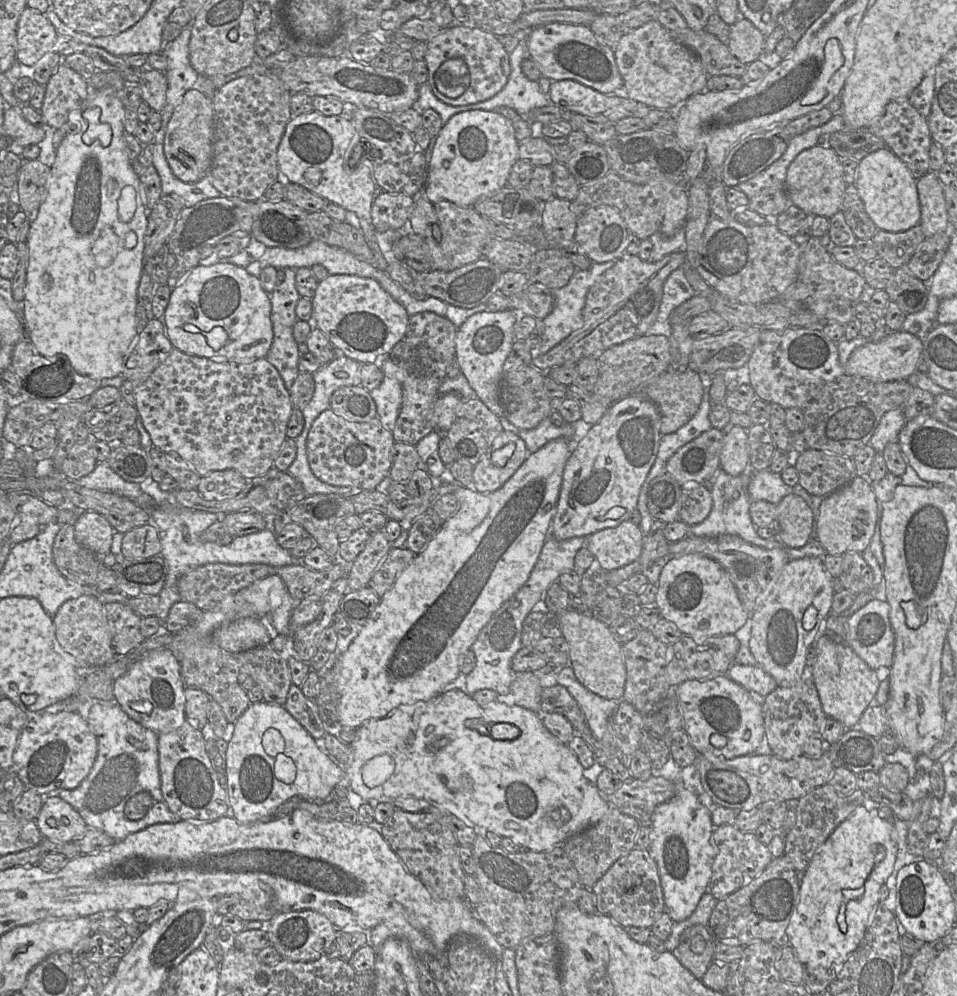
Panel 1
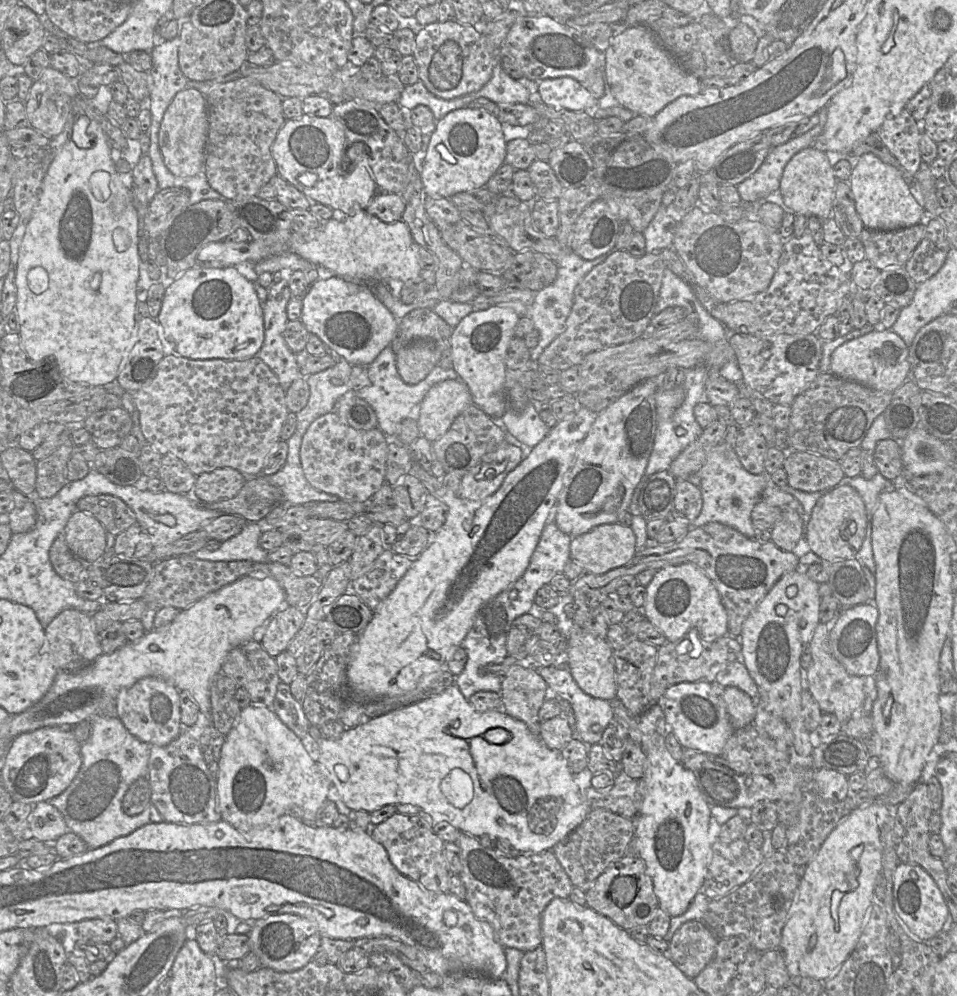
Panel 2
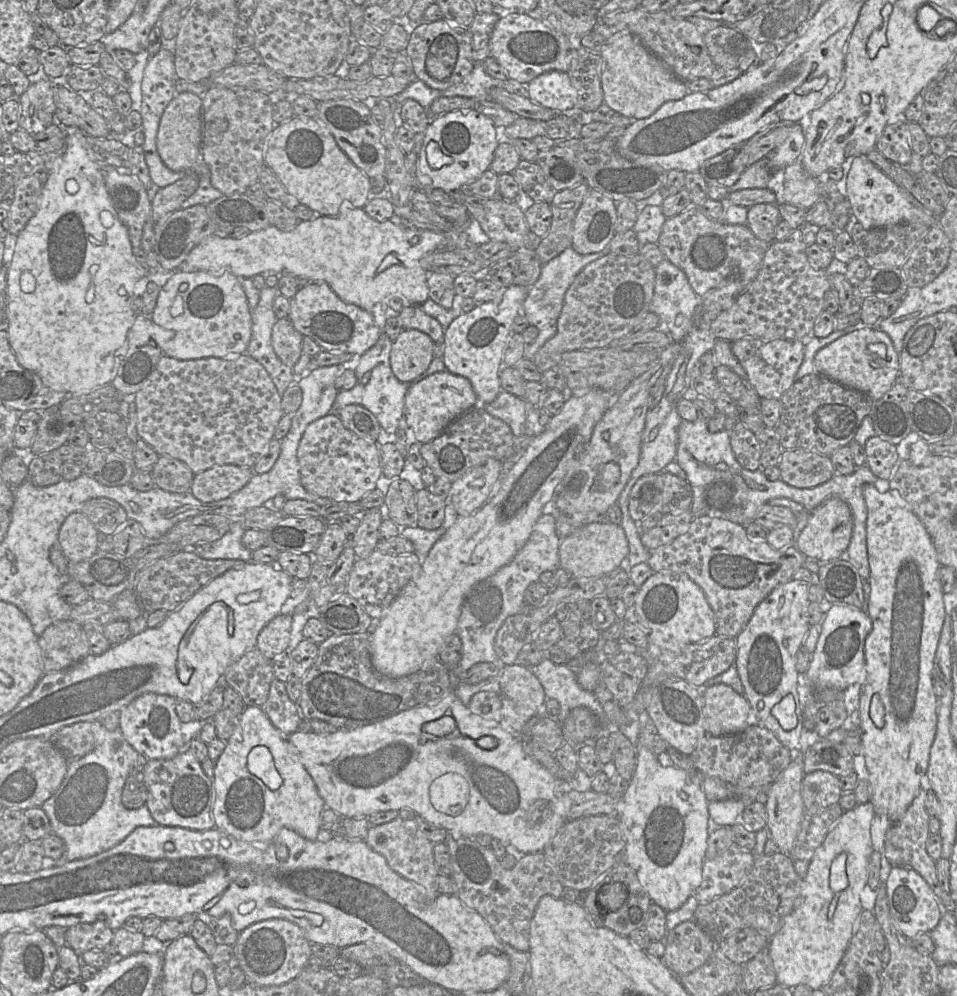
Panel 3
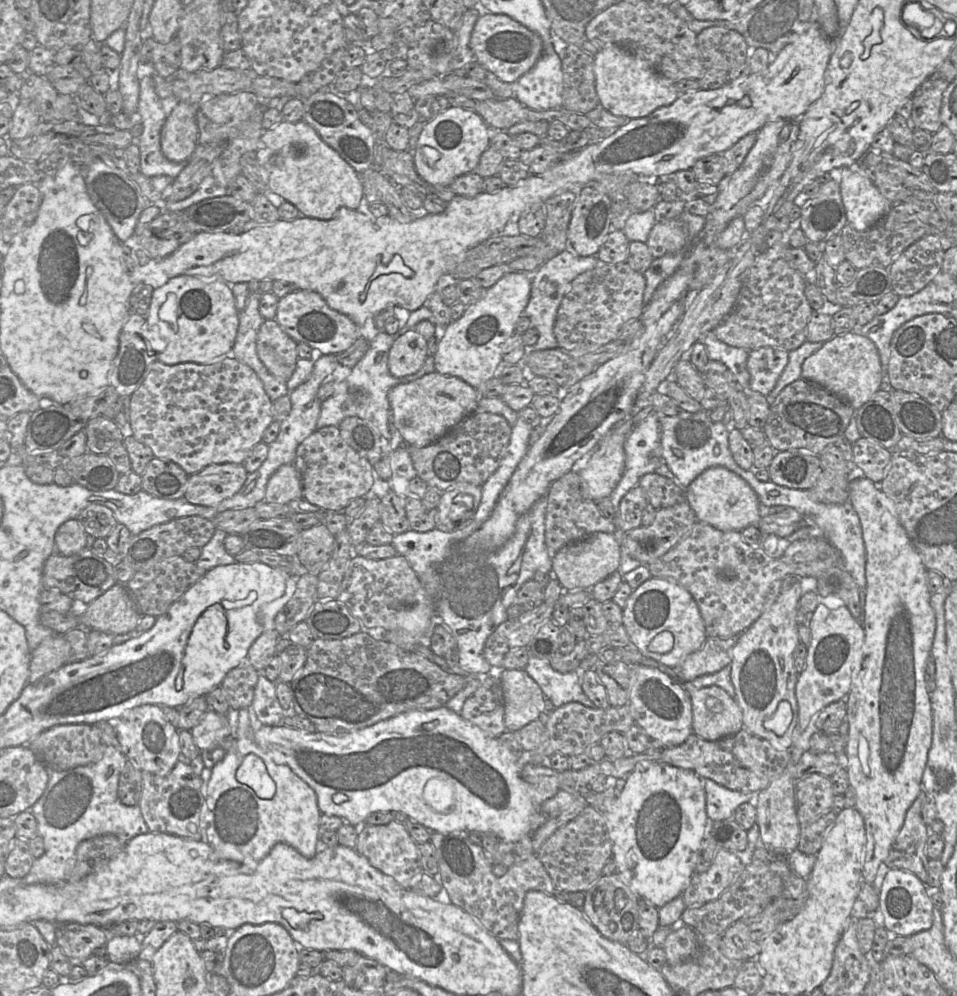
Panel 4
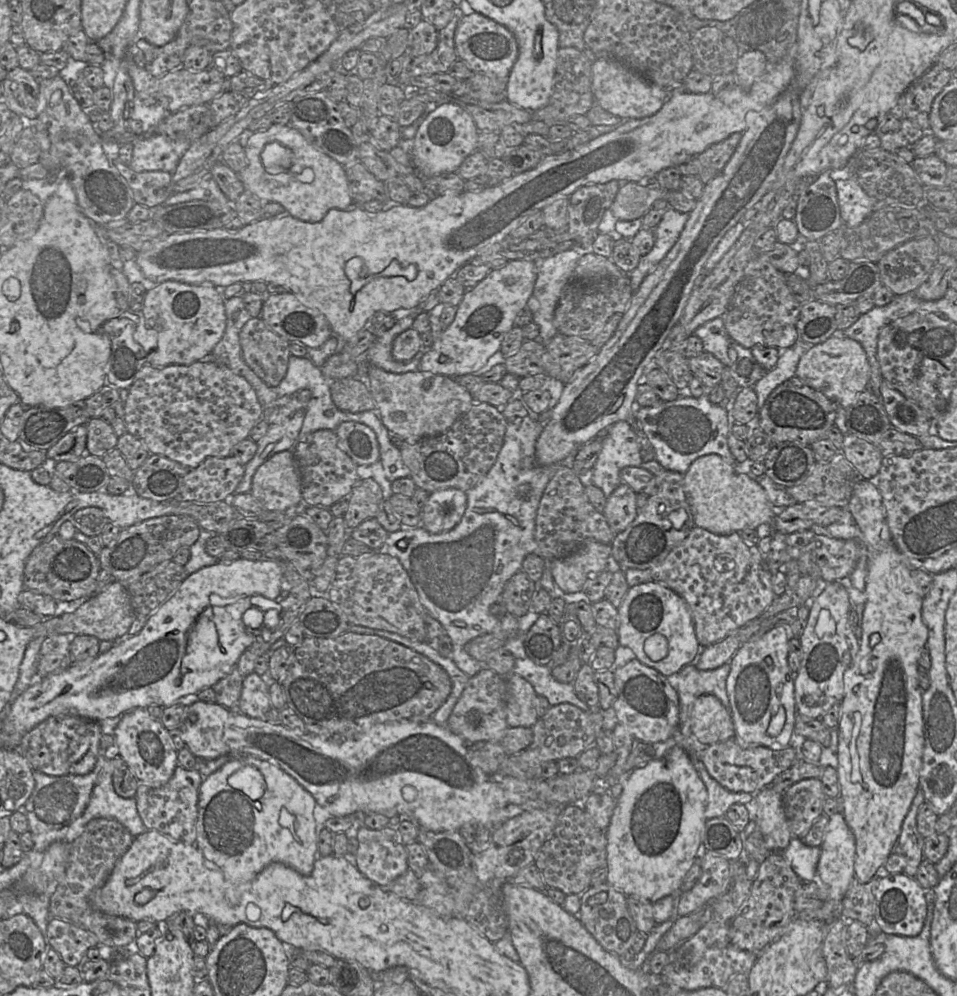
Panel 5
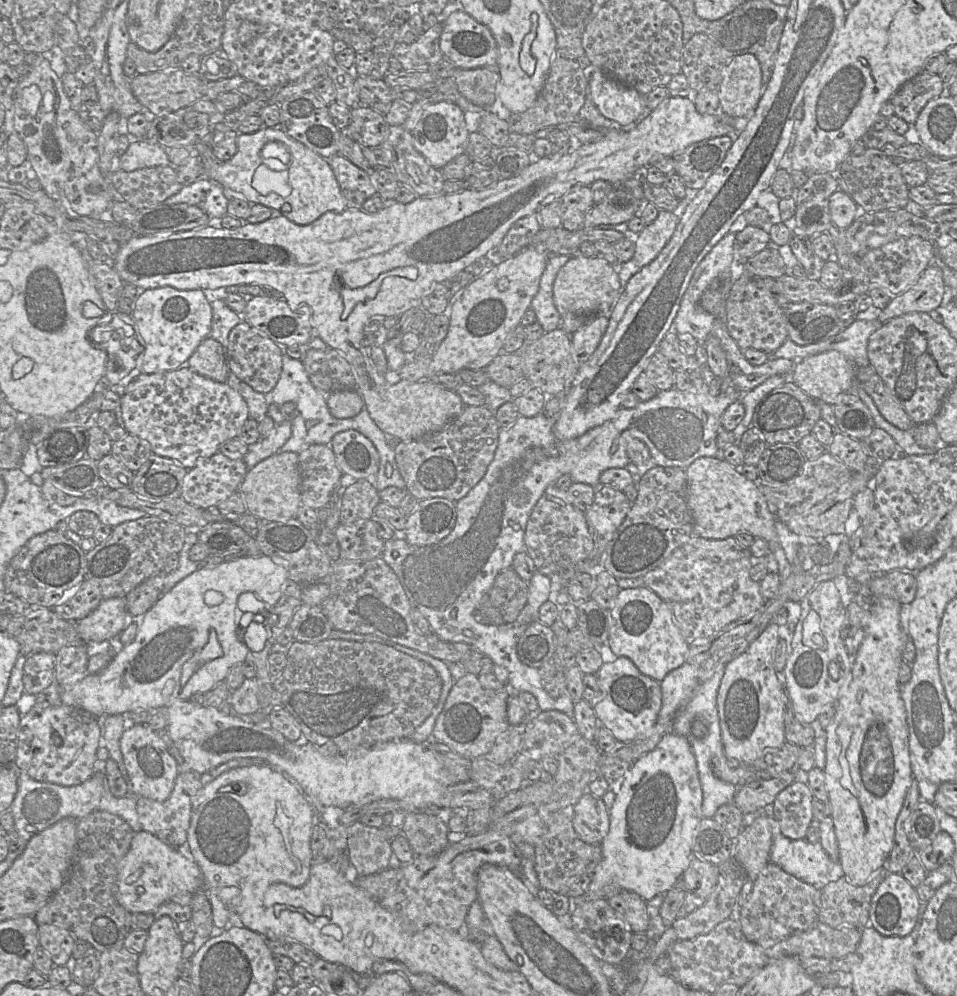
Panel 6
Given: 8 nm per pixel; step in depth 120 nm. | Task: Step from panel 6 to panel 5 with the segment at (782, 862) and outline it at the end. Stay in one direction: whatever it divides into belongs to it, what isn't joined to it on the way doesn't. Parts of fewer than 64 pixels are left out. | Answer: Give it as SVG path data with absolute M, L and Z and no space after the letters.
M792 838L788 847L779 852L784 855L802 882L817 880L817 866L821 848L809 847L799 838Z

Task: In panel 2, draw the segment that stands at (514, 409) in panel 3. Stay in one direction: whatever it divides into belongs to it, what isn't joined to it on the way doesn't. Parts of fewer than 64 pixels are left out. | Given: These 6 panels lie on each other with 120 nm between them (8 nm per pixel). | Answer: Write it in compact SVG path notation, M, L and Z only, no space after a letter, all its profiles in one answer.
M530 402L520 412L508 408L501 418L493 420L517 441L533 448L545 438L550 430L540 417L543 410L543 405L540 404Z

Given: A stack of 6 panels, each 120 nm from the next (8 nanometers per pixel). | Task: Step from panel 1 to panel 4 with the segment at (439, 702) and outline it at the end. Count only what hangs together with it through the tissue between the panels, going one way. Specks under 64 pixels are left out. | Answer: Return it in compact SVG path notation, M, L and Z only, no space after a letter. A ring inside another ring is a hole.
M446 706L429 710L413 710L398 714L386 720L382 720L372 726L350 730L344 733L324 733L324 732L309 732L297 728L288 727L285 725L269 726L263 725L258 730L254 731L255 743L264 751L268 752L272 760L277 764L286 764L292 771L304 780L316 793L320 812L329 816L337 816L360 828L367 816L374 812L402 812L409 819L413 819L422 824L432 832L438 833L453 833L453 832L483 832L496 835L500 841L517 842L522 838L530 835L542 823L543 816L539 812L539 806L534 800L533 787L524 781L521 777L522 761L519 756L512 752L509 748L503 745L498 737L488 735L478 726L464 719L459 713L456 713ZM430 778L442 778L449 781L455 790L455 806L449 813L439 813L430 807L424 800L424 786Z

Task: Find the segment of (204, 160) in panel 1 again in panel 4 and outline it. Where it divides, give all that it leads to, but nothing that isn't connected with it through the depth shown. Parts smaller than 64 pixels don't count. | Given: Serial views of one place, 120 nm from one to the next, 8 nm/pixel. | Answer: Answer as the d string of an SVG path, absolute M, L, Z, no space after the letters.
M178 102L167 116L161 131L161 150L171 162L182 162L198 145L197 106Z

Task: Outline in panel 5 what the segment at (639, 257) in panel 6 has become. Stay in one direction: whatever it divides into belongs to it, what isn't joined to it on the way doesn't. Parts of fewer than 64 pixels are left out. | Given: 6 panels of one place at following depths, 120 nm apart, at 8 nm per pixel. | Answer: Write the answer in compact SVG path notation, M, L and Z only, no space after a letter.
M672 208L665 209L660 222L653 229L654 245L652 249L640 256L638 265L628 274L633 293L677 241L687 219L688 213L681 213Z

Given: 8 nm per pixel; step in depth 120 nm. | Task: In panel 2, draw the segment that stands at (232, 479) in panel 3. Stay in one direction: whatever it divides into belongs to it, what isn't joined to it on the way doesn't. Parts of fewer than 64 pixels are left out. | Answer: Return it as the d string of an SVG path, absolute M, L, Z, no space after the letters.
M230 467L217 468L197 476L193 488L194 497L201 503L234 498L248 478Z

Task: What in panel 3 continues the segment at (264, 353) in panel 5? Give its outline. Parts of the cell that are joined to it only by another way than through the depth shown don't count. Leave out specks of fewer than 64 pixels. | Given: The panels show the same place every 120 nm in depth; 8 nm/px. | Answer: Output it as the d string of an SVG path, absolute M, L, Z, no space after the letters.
M288 318L278 319L272 329L272 346L278 358L290 368L298 362L302 351L303 335Z

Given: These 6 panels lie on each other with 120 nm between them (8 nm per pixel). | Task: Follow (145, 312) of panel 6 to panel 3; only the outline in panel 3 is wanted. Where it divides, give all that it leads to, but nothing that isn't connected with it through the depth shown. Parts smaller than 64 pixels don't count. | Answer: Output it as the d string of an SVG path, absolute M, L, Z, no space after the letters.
M175 271L161 287L156 307L150 316L153 338L163 355L179 359L229 358L246 353L252 334L252 312L240 278L230 272L213 275L205 271Z

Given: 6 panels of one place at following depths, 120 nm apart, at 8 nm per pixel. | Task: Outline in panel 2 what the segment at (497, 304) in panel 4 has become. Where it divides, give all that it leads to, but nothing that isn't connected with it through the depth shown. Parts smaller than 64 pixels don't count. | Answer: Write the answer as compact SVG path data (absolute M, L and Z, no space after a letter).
M493 305L487 310L472 312L453 329L451 337L453 369L469 388L472 403L492 419L501 418L507 410L506 357L519 318L513 309Z

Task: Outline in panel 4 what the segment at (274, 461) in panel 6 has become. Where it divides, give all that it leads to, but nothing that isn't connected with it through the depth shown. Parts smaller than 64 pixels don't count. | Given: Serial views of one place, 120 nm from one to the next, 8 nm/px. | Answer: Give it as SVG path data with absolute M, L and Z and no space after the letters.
M285 464L270 477L264 501L270 504L289 504L302 497L302 480L294 464Z

